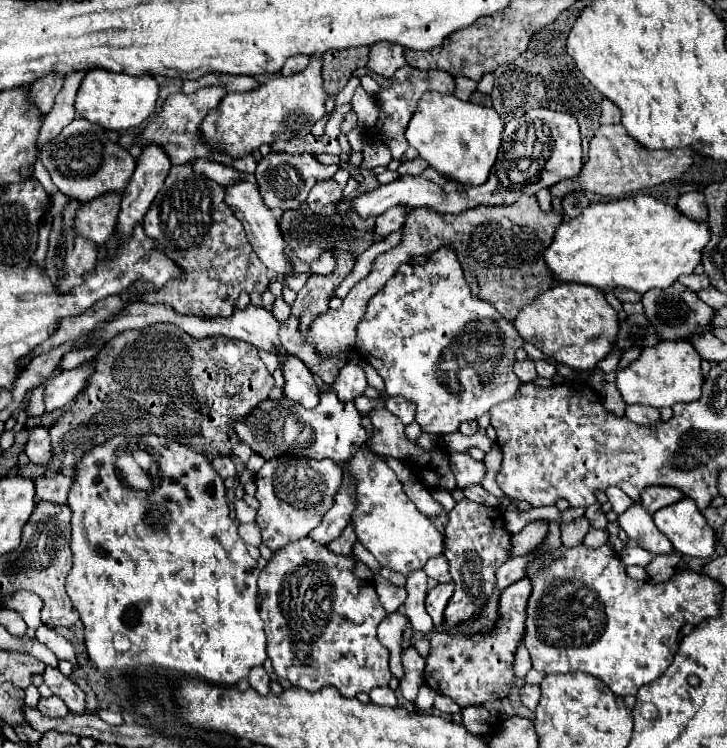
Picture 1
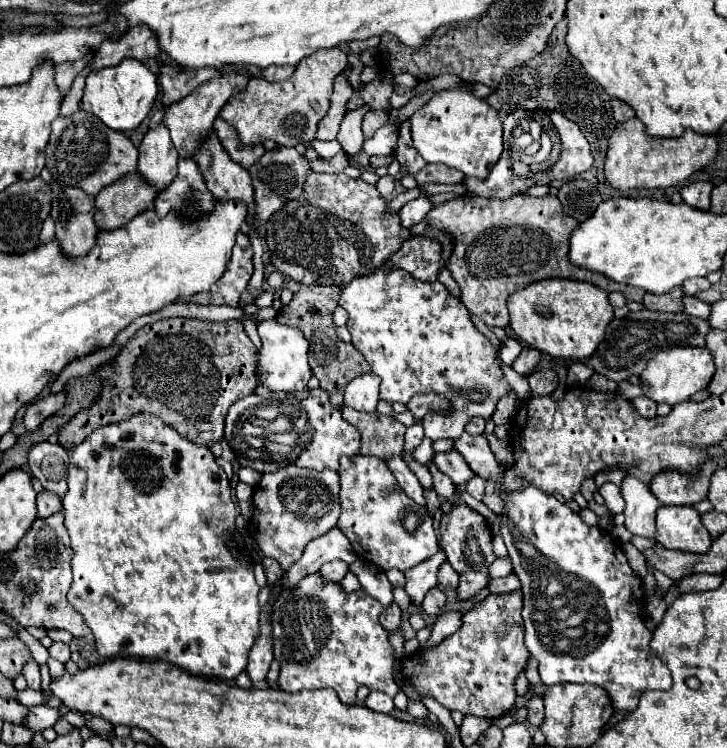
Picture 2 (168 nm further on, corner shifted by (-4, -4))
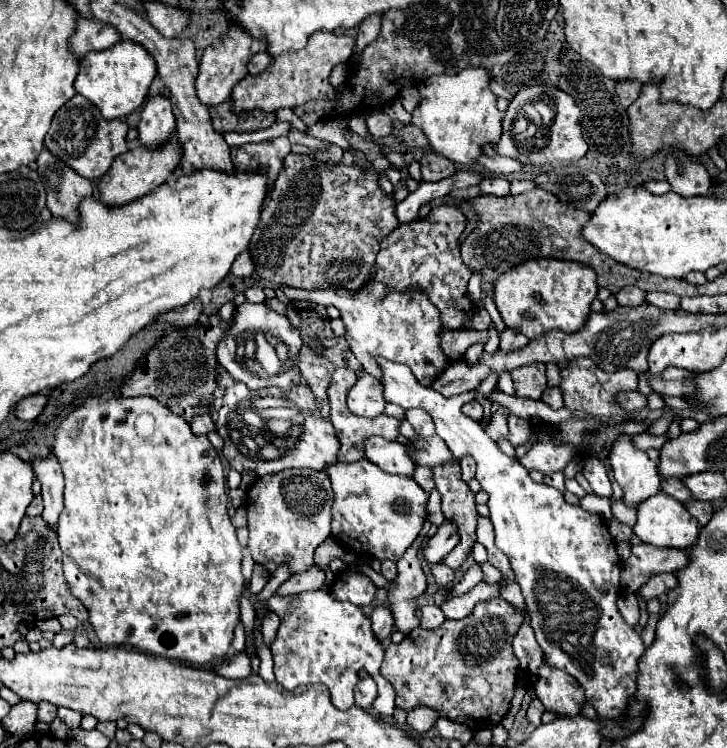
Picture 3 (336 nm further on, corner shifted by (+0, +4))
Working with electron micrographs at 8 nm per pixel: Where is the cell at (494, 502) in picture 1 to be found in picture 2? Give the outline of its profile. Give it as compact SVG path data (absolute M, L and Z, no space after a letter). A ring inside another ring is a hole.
M473 477L471 481L465 483L465 491L475 497L475 499L481 499L483 497L483 491L485 491L485 481L481 477Z

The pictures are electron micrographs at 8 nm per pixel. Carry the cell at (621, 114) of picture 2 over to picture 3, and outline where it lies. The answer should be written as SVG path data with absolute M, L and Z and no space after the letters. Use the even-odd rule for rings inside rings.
M619 81L619 83L615 85L615 91L617 91L619 99L621 99L621 105L623 105L623 107L629 107L629 105L639 97L639 93L641 93L641 83Z

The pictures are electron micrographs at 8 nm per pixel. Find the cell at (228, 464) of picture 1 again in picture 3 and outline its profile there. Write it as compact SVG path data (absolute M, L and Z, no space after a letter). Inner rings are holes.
M199 415L189 425L191 425L191 429L193 429L195 435L207 435L207 433L215 431L215 423L213 423L211 415Z

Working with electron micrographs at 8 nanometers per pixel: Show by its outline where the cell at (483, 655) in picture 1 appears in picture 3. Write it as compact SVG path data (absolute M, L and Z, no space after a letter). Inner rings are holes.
M503 597L487 599L477 603L471 615L459 621L445 621L441 627L425 631L421 627L413 629L401 643L391 643L385 649L385 659L381 665L381 673L393 683L397 699L395 705L409 711L415 705L435 707L441 717L447 717L457 723L469 725L473 731L493 729L509 711L513 689L517 683L519 663L513 655L511 641L519 627L523 625L523 611L511 603L505 603Z

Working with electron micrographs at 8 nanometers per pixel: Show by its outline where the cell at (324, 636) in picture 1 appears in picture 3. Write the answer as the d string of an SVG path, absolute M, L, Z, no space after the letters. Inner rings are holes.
M305 591L299 595L273 595L265 603L281 619L277 639L271 645L275 661L275 677L285 689L295 689L297 685L323 683L331 691L331 701L337 709L349 709L353 705L353 689L357 681L357 671L365 669L377 683L379 695L375 699L375 709L379 715L393 715L395 689L381 675L379 667L383 661L383 643L375 637L371 629L371 619L361 607L353 603L343 603L331 597L327 591Z

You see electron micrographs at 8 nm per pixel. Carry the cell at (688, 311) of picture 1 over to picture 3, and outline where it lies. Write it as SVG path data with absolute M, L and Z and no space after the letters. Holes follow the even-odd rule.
M623 287L623 291L617 293L617 301L619 305L627 305L627 307L637 307L645 303L645 291L641 291L639 287Z

